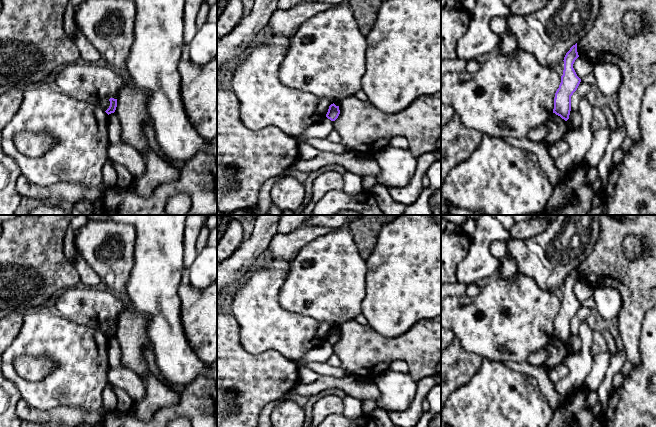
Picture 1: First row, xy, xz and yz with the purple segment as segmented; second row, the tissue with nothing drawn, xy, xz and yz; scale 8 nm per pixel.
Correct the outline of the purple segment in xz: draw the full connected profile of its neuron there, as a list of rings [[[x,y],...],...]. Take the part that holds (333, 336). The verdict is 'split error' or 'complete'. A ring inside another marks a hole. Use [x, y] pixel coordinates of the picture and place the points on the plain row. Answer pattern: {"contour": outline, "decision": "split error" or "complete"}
{"contour": [[[334,327],[329,330],[326,341],[331,345],[335,345],[340,338],[339,330],[336,330]]], "decision": "complete"}

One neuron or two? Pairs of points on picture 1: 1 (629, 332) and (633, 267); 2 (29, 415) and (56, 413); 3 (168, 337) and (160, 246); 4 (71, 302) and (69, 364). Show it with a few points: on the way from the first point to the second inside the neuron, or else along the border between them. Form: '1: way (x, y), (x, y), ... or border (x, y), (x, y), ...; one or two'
1: way (631, 316), (633, 311), (633, 283); one
2: way (36, 415), (49, 415); one
3: way (164, 314), (160, 302), (160, 269); one
4: border (52, 310), (79, 324), (88, 325), (92, 329); two

